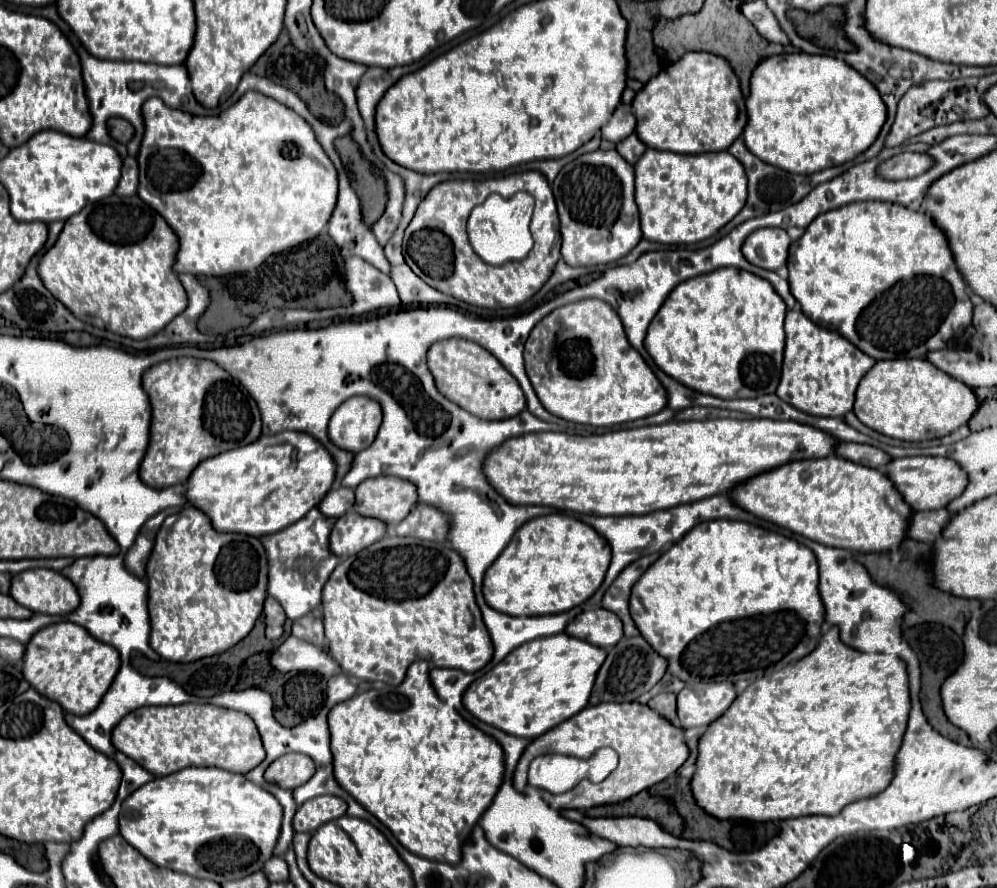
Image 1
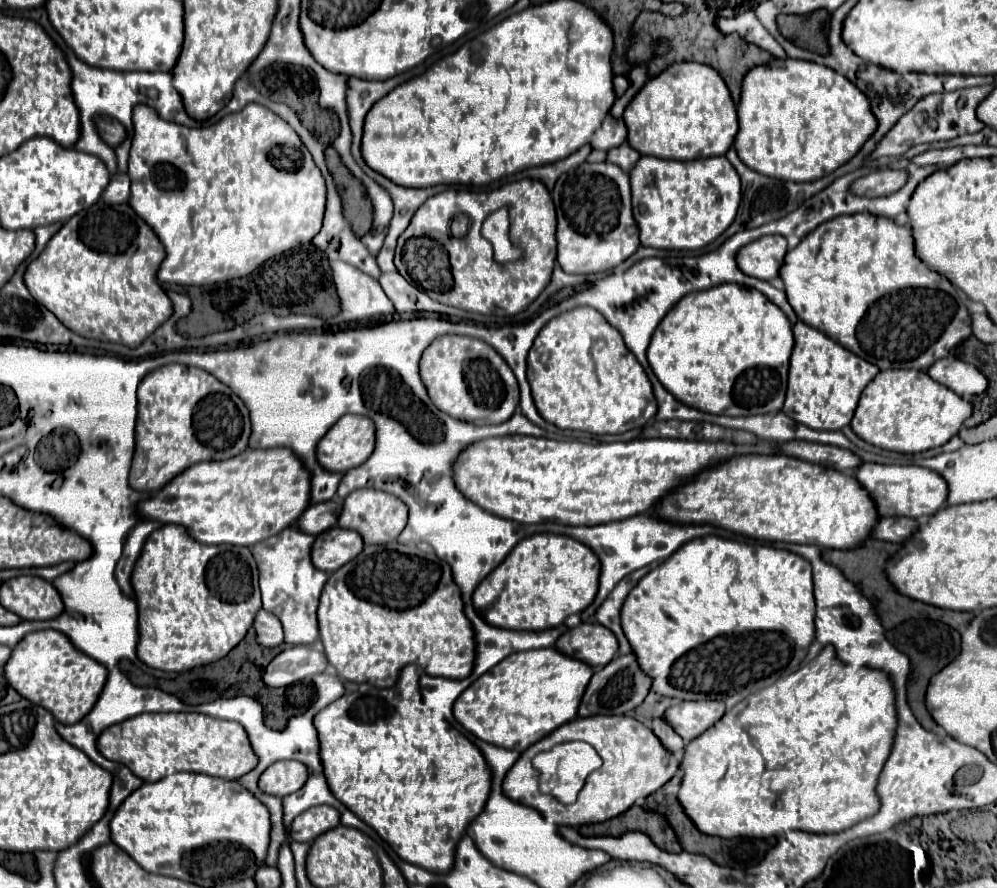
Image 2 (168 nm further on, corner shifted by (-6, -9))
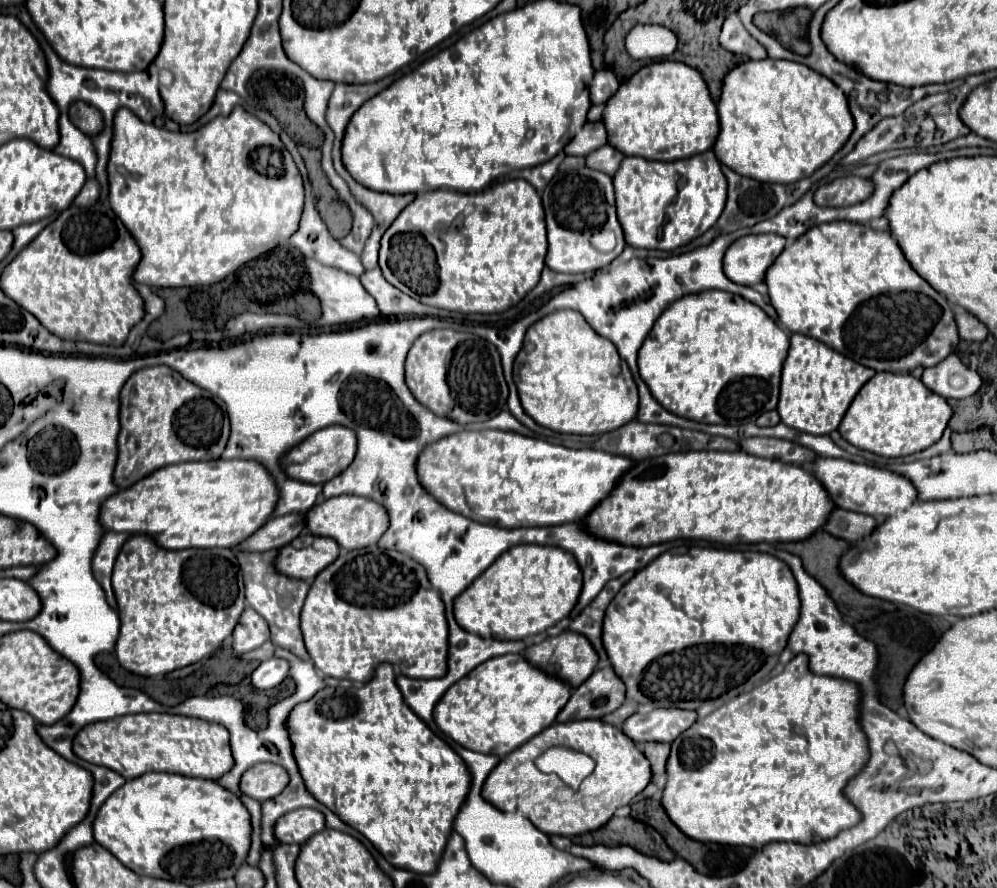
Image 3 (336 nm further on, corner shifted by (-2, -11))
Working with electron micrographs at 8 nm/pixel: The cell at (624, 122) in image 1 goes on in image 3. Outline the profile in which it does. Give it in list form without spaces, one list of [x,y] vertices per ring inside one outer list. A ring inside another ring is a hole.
[[[601,122],[595,124],[585,124],[575,138],[563,148],[563,152],[567,156],[587,156],[591,154],[595,148],[601,148],[603,144],[607,144],[607,136],[605,136],[605,128]]]

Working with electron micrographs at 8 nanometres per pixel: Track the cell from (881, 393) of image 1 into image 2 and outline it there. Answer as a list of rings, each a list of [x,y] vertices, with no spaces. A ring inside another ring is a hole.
[[[883,370],[863,390],[855,418],[851,420],[851,428],[859,438],[879,448],[915,454],[949,442],[971,412],[973,406],[967,400],[947,390],[925,372]]]

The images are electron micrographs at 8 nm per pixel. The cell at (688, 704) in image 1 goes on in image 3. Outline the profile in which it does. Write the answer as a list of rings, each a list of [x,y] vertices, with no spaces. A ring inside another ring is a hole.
[[[659,708],[649,714],[635,712],[623,722],[623,734],[633,742],[673,742],[697,720],[697,712]]]

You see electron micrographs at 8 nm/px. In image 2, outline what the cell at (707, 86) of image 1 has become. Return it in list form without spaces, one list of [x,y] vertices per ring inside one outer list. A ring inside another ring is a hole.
[[[679,62],[665,68],[659,76],[651,78],[641,92],[631,100],[623,114],[629,130],[627,142],[639,152],[663,160],[695,160],[707,156],[723,156],[735,142],[739,132],[739,118],[735,110],[735,102],[725,80],[719,72],[707,64],[699,62]]]

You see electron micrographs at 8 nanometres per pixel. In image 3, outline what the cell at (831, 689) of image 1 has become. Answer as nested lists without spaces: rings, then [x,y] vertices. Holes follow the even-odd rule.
[[[795,654],[785,670],[767,682],[755,686],[751,692],[745,692],[705,718],[699,718],[687,732],[679,734],[671,742],[671,754],[667,760],[667,784],[663,788],[661,804],[671,818],[671,822],[689,838],[697,842],[715,842],[715,844],[729,844],[729,846],[749,846],[749,848],[763,848],[769,842],[799,842],[811,844],[835,838],[841,830],[855,826],[861,820],[859,810],[845,800],[843,788],[855,776],[863,764],[867,762],[867,740],[863,732],[859,732],[859,724],[855,724],[855,704],[859,704],[859,692],[855,692],[855,684],[847,684],[847,680],[831,680],[829,676],[811,676],[807,672],[807,656]]]

